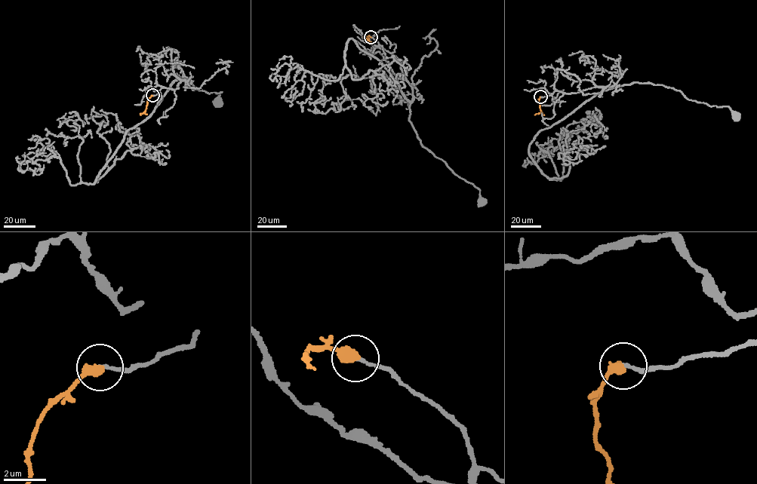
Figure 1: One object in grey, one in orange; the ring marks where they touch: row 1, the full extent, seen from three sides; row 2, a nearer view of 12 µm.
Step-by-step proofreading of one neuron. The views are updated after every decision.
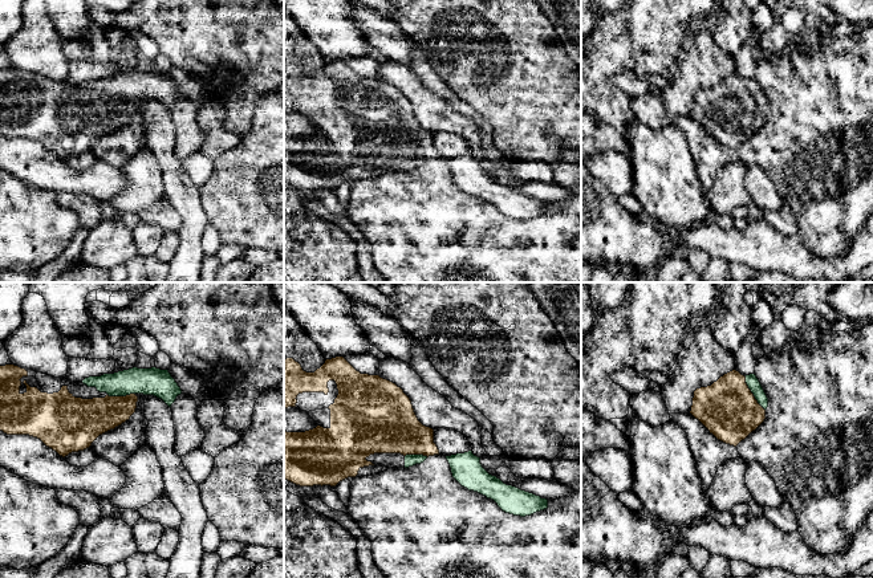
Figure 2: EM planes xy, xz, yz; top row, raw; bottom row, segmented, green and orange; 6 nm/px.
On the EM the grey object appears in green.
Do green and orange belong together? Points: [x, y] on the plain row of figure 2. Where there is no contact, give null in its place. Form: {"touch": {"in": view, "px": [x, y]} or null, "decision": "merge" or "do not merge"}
{"touch": {"in": "yz", "px": [752, 96]}, "decision": "merge"}

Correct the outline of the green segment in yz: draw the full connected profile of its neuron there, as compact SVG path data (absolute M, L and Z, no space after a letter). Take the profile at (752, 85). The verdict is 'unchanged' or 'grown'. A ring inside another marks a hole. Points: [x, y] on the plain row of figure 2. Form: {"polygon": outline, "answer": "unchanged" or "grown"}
{"polygon": "M732 73L711 89L694 94L690 117L698 122L718 143L736 150L766 122L768 101L755 77L742 78Z", "answer": "grown"}

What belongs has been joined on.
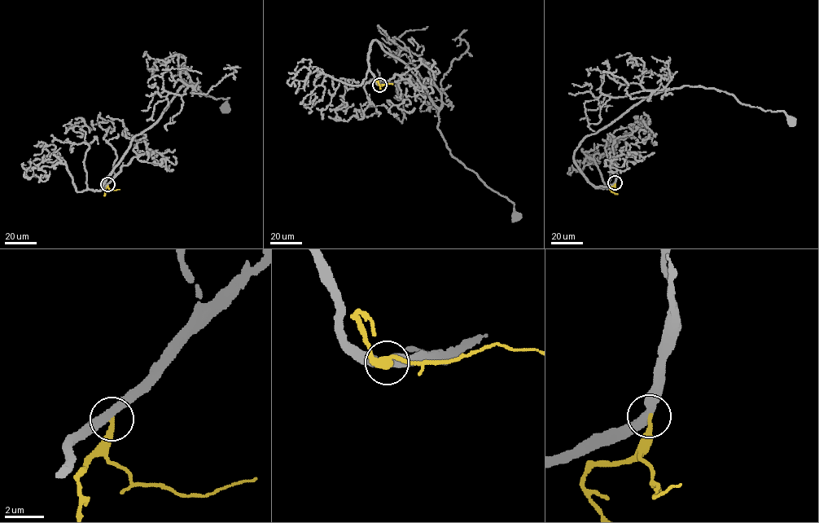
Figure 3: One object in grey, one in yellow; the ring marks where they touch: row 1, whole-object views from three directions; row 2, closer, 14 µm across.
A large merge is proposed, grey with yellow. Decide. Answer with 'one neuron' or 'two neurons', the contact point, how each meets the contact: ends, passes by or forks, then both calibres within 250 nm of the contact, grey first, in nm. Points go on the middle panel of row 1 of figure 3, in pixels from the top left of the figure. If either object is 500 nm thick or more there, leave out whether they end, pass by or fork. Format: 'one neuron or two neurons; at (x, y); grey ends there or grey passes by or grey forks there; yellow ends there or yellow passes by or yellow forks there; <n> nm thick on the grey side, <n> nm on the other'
two neurons; at (379, 85); grey passes by; yellow ends there; 400 nm thick on the grey side, 260 nm on the other

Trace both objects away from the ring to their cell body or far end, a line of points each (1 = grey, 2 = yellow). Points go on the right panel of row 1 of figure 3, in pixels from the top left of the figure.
1: (615, 182), (591, 184), (575, 150), (658, 92), (716, 89), (742, 103), (782, 111), (791, 120)
2: (615, 182), (610, 189), (617, 195)

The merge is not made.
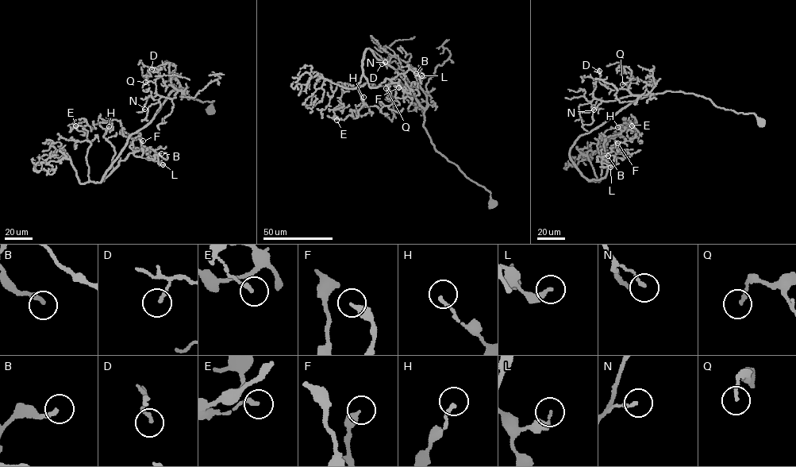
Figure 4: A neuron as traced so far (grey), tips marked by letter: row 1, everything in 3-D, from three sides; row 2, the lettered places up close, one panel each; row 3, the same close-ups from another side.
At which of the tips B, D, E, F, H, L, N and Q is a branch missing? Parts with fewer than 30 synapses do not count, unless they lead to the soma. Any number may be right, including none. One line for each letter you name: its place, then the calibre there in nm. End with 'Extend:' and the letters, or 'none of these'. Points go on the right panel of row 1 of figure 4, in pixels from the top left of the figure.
Extend: none of these

